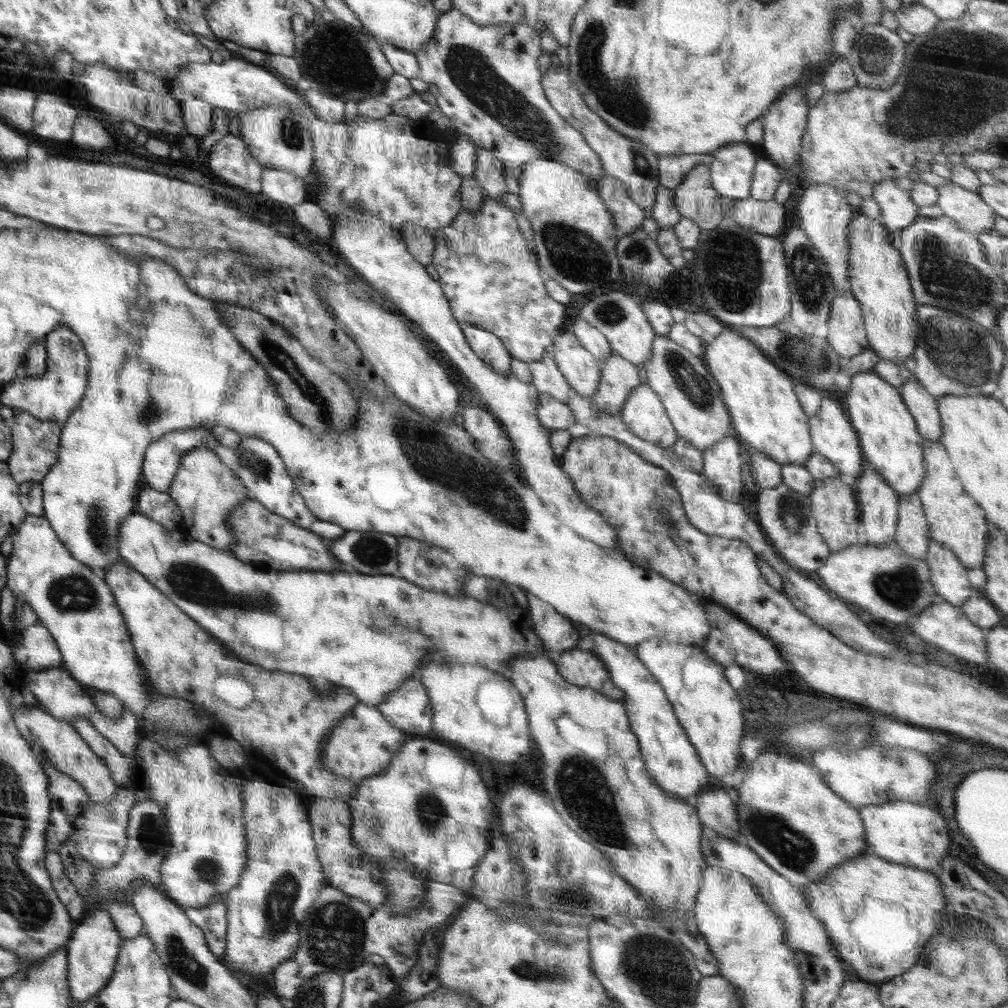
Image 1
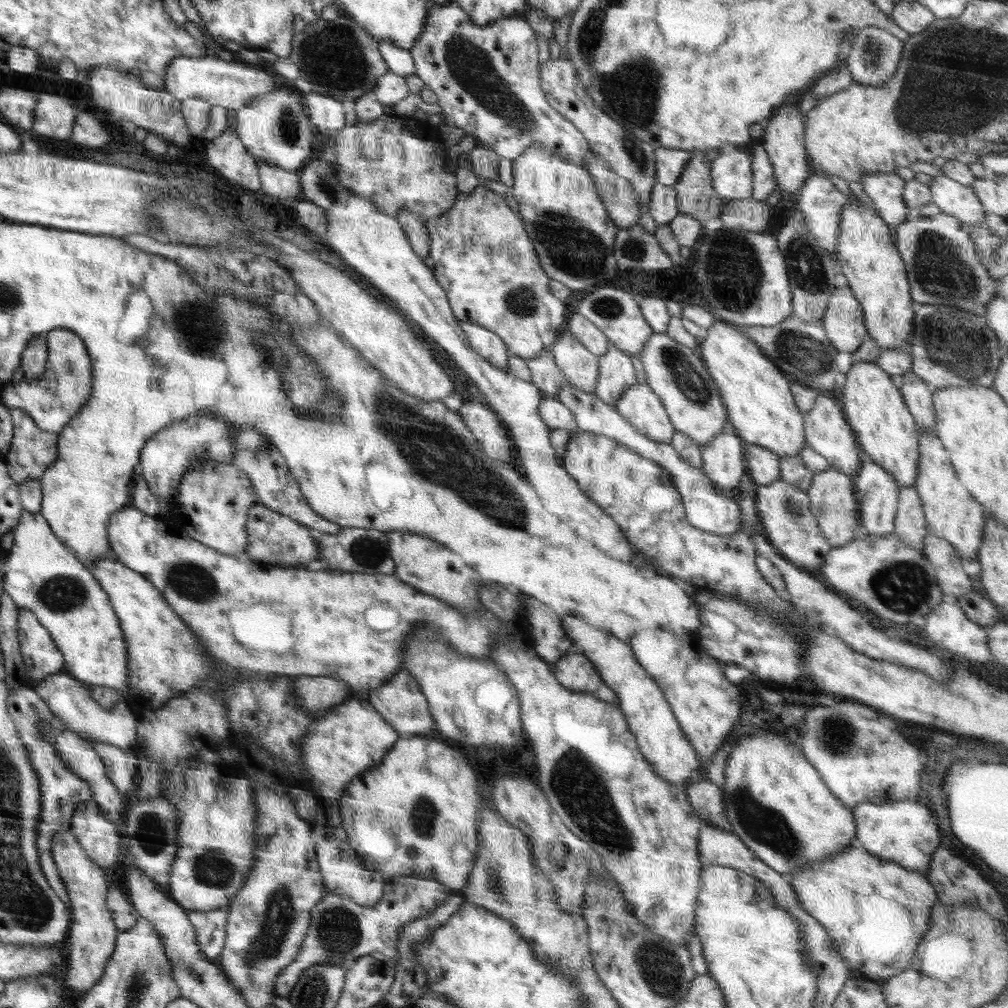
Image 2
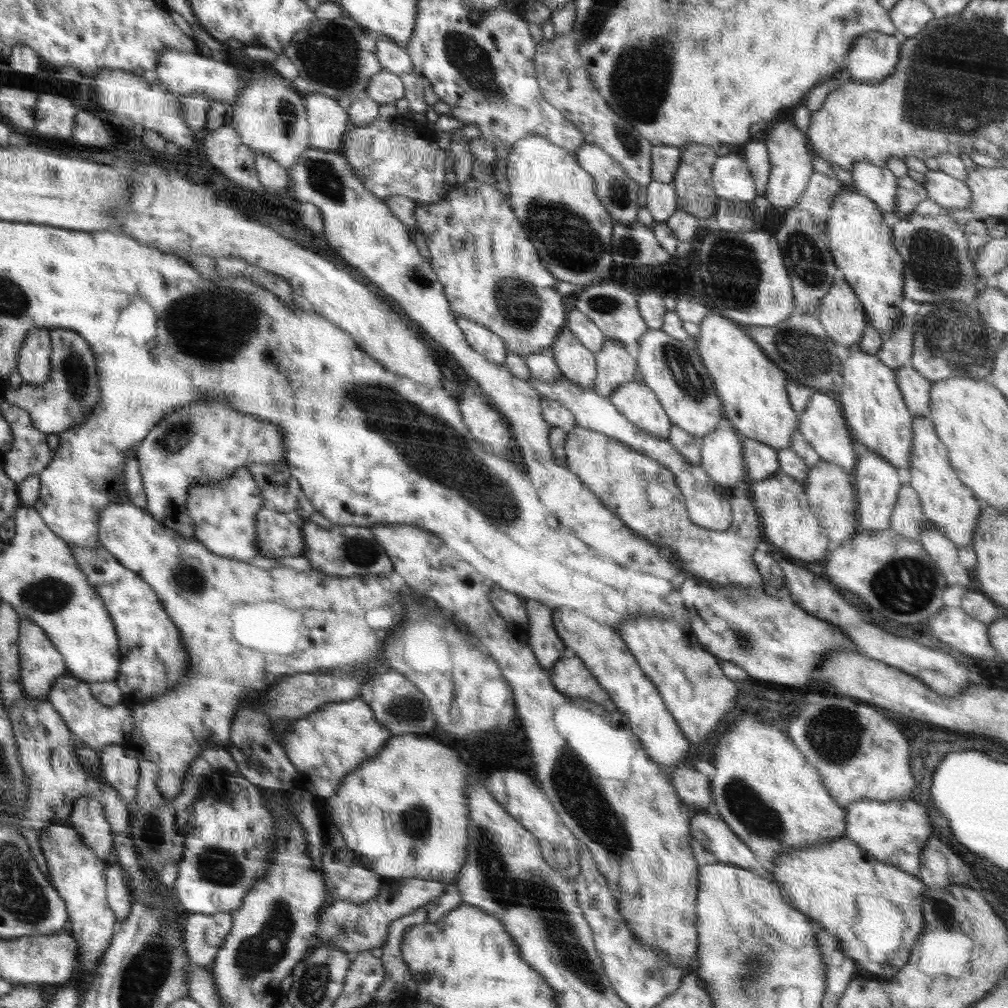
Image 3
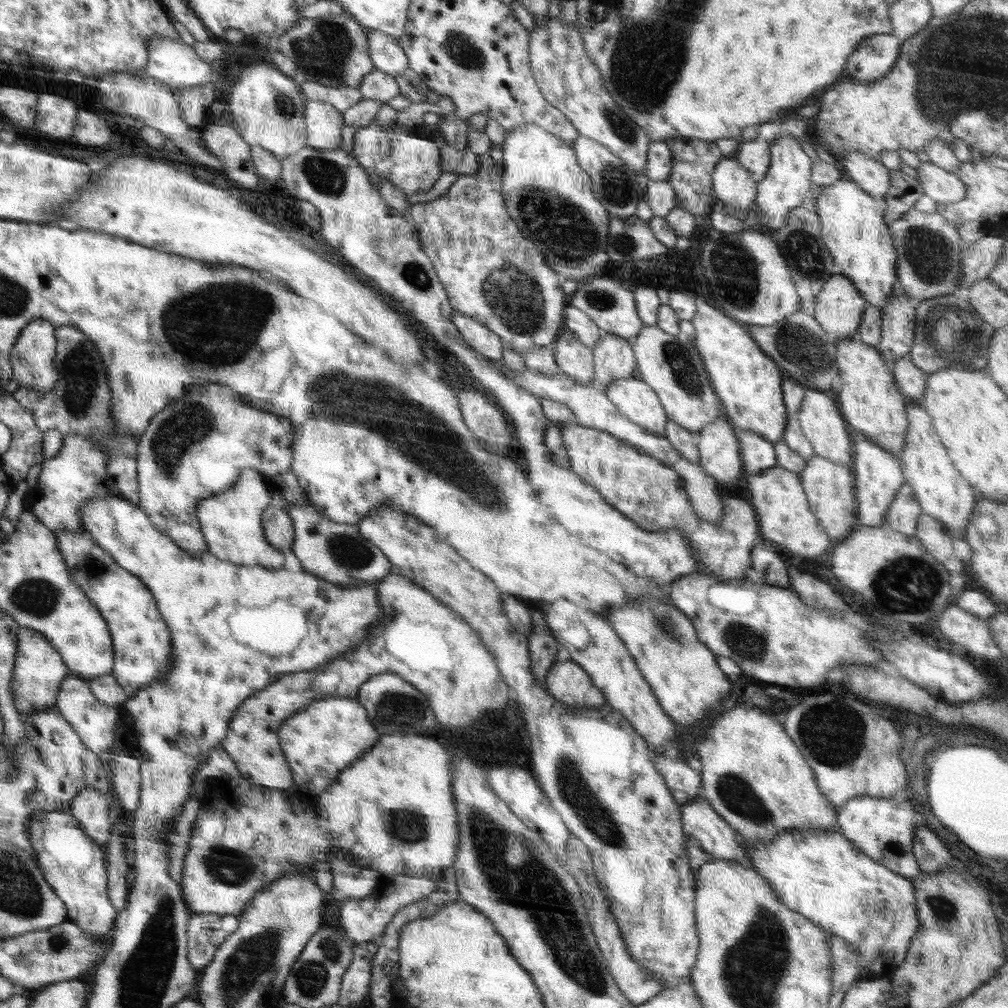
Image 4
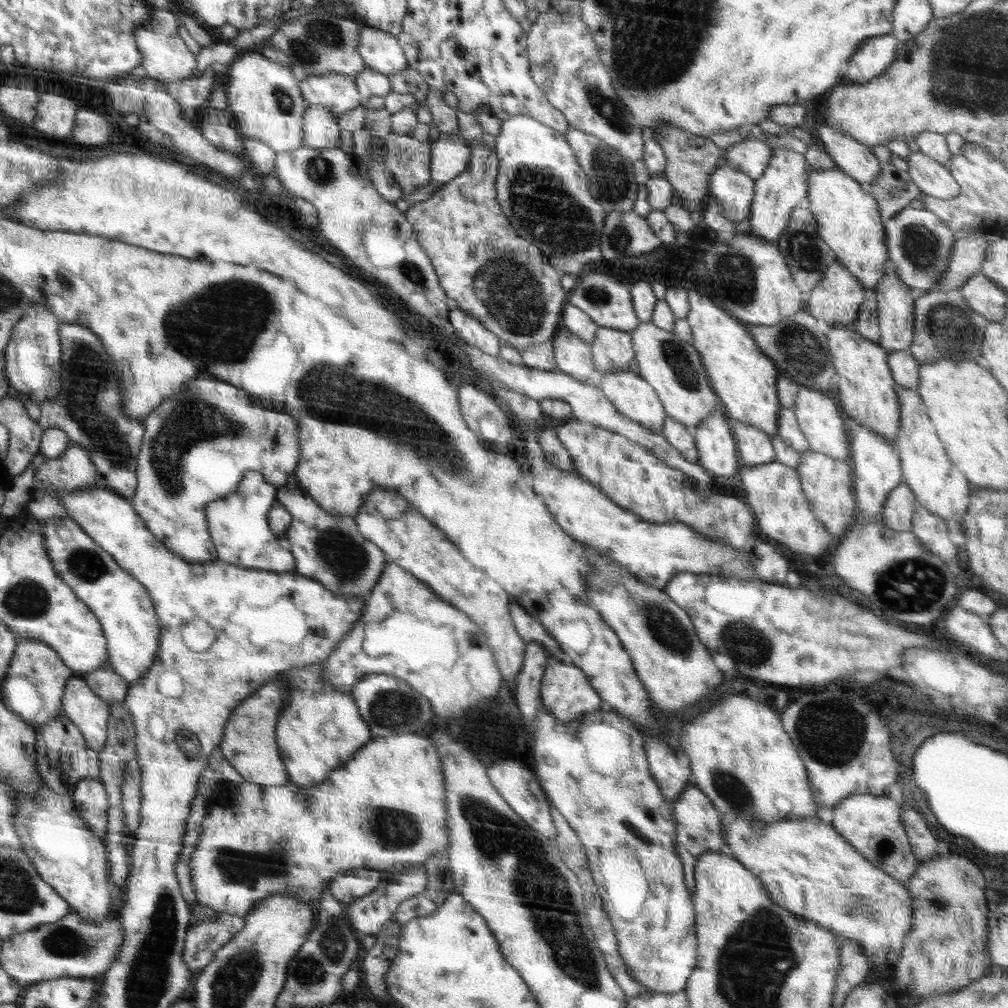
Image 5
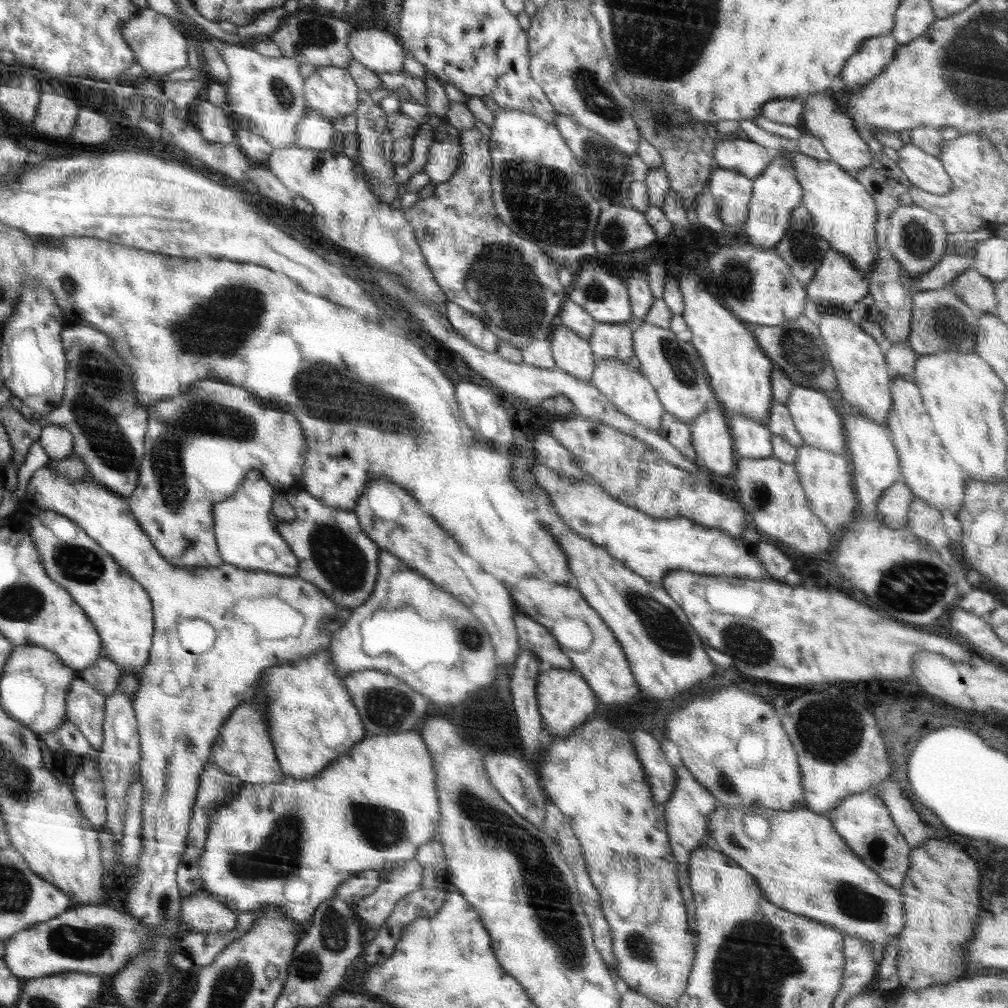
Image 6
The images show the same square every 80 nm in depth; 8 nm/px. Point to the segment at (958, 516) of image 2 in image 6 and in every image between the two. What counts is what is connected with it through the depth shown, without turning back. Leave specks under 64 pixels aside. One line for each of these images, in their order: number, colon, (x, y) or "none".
3: (950, 507)
4: (941, 492)
5: (940, 488)
6: (933, 475)

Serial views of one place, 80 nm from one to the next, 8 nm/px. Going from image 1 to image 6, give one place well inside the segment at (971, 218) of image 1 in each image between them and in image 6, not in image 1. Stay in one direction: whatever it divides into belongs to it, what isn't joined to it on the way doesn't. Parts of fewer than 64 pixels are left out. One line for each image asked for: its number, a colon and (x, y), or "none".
2: (959, 200)
3: (950, 193)
4: (943, 186)
5: (933, 179)
6: (925, 171)

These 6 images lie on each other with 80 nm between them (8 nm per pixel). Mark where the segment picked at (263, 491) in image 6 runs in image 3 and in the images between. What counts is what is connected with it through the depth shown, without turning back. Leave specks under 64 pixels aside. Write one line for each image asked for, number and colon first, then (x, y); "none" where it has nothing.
3: (224, 515)
4: (231, 521)
5: (238, 524)

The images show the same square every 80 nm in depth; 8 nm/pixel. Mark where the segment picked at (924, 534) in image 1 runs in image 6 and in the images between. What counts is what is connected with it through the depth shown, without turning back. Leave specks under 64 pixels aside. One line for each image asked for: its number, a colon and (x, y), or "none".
2: (910, 525)
3: (907, 518)
4: (904, 510)
5: (897, 512)
6: (892, 506)

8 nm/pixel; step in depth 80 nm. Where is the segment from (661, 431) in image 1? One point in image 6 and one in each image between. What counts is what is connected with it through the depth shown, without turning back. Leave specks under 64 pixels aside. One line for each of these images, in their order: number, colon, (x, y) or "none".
2: (640, 405)
3: (638, 403)
4: (633, 398)
5: (632, 396)
6: (632, 394)

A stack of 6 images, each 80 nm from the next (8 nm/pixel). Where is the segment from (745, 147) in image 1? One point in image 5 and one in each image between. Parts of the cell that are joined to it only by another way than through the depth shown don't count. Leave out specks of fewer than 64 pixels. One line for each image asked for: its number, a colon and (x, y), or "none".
2: (731, 172)
3: (732, 180)
4: (732, 185)
5: (732, 188)

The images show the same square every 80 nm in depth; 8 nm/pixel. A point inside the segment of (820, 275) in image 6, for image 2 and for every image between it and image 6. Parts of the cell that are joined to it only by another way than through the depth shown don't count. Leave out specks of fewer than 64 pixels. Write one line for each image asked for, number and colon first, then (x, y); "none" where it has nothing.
2: (844, 324)
3: (842, 315)
4: (838, 307)
5: (835, 300)

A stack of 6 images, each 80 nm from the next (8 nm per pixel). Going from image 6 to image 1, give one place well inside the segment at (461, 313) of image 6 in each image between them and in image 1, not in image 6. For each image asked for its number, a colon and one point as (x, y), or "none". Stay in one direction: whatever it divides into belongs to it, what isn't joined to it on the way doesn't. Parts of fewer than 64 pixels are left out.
1: (487, 346)
2: (487, 344)
3: (491, 346)
4: (484, 341)
5: (469, 329)

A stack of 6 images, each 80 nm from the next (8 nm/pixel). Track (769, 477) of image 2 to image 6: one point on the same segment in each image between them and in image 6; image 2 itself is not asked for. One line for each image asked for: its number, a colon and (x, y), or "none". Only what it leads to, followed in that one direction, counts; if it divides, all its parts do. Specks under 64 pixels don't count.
3: (761, 461)
4: (757, 455)
5: (754, 447)
6: (751, 439)

